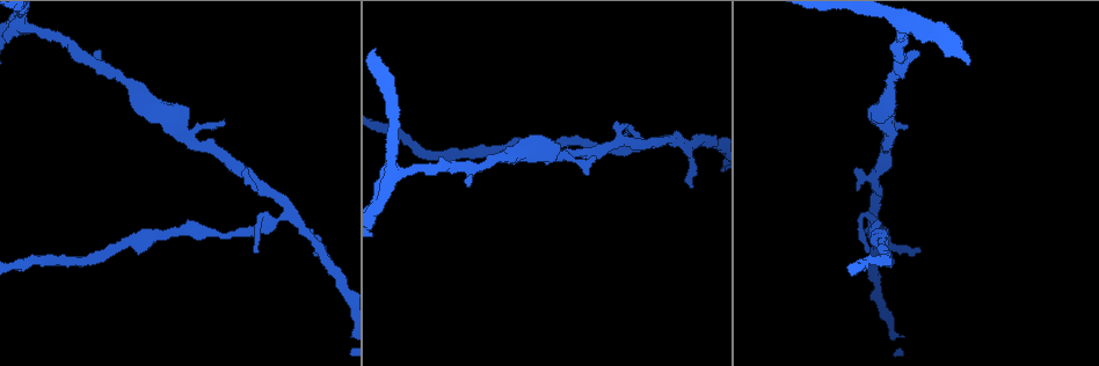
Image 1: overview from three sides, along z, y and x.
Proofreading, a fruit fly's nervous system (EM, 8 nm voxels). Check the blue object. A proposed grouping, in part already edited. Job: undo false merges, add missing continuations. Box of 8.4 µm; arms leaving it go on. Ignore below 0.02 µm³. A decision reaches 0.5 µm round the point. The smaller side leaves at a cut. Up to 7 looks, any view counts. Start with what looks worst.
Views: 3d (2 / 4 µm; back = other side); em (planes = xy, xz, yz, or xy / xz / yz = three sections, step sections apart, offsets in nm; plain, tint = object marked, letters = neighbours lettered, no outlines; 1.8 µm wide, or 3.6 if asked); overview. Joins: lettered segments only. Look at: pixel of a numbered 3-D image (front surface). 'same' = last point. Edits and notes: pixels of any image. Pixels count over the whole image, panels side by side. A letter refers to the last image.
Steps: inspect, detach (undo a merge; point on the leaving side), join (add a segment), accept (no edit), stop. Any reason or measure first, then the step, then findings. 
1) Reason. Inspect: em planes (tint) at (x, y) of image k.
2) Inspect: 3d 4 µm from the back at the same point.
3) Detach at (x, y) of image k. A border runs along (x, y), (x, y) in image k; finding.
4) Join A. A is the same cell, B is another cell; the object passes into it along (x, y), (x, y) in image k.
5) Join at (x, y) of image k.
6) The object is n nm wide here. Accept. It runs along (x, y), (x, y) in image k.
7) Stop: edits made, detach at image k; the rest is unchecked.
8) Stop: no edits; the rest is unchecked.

Three arms meet. Inspect: 3d 4 µm at (18, 22) of image 1.

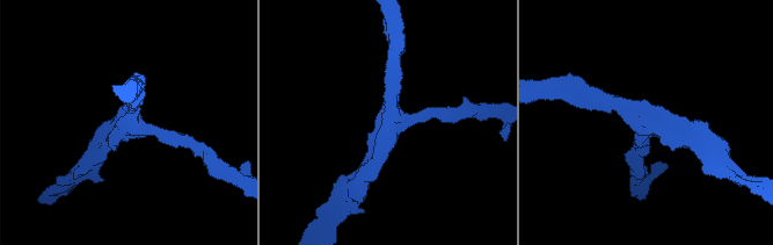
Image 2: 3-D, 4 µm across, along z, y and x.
3 arms meet here; the arms are 190, 260, 260 nm wide. Inspect: em 3.6 µm xy step 8 (letters) at (392, 115) of image 2.

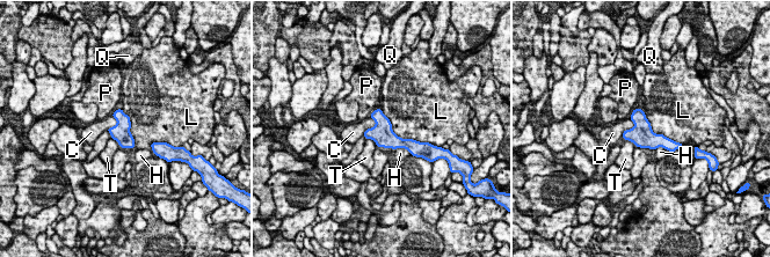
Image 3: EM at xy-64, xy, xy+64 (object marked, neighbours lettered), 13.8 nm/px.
The longest contact is with L, 750 nm. Accept. C, H, L, P, Q and T are other cells; a border runs along (631, 118), (633, 126), (622, 137) in image 3; continuous, no second cell.

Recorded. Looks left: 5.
Branch stops here. Inspect: em planes (letters) at (918, 248) of image 1.

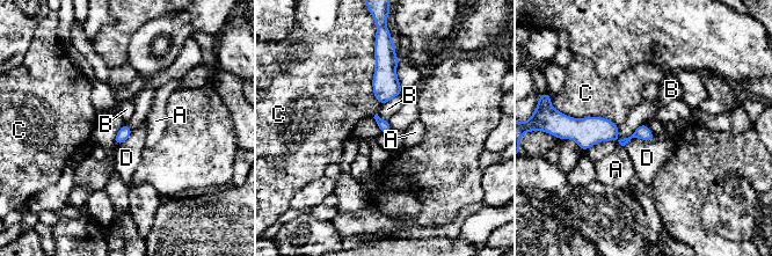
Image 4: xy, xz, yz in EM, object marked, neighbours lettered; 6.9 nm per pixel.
The longest contact is with B, 480 nm. Accept. A, B, C and D are other cells; no lettered segment goes on from it.

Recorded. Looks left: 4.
Free end. Inspect: em xy step 8 (letters) at (469, 185) of image 1.

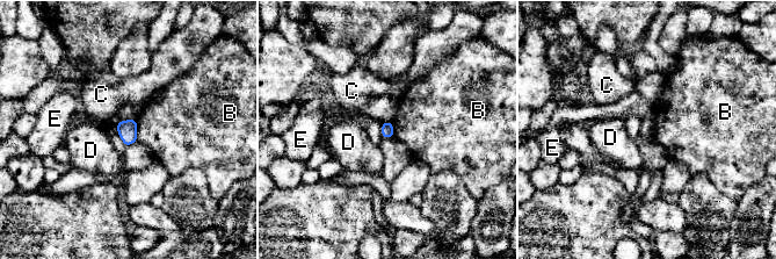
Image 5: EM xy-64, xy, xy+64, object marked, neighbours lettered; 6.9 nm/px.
The longest contact is with B, 160 nm. Accept. B, C, D and E are other cells; a border runs along (135, 119), (137, 141) in image 5; no lettered segment goes on from it.

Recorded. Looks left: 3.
Stop: no edits; the rest is unchecked.

